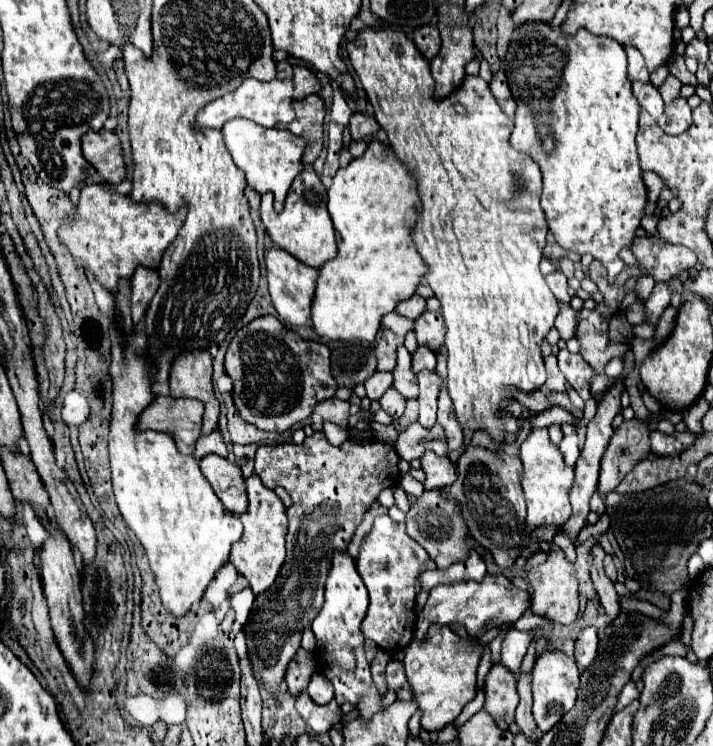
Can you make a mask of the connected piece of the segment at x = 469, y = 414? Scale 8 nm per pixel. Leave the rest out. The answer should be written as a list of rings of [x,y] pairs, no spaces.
[[[363,30],[357,34],[355,40],[351,40],[347,44],[349,50],[349,60],[353,70],[357,72],[367,98],[375,110],[375,120],[379,122],[379,126],[387,132],[391,148],[395,152],[395,156],[405,164],[405,168],[415,176],[417,180],[417,192],[421,198],[421,210],[417,216],[417,222],[413,226],[413,242],[417,246],[417,252],[423,258],[425,264],[425,274],[423,280],[431,286],[435,298],[441,302],[441,314],[445,318],[445,326],[447,326],[447,334],[445,334],[445,348],[447,348],[447,388],[449,388],[449,396],[453,400],[453,408],[457,414],[457,420],[461,426],[471,428],[471,430],[481,430],[485,428],[493,440],[501,442],[503,440],[503,424],[499,422],[499,402],[501,400],[511,400],[511,394],[507,390],[507,386],[515,386],[523,392],[531,392],[537,390],[539,386],[543,386],[547,374],[545,374],[545,366],[543,366],[543,356],[541,356],[541,342],[545,338],[545,334],[553,328],[553,322],[559,314],[559,302],[553,296],[553,292],[549,290],[541,270],[539,270],[539,262],[541,262],[541,252],[545,248],[547,242],[547,218],[545,212],[539,204],[541,200],[541,170],[537,168],[537,164],[525,154],[515,150],[509,144],[509,136],[513,132],[513,120],[499,108],[495,96],[489,90],[489,84],[485,80],[481,80],[479,76],[467,76],[463,80],[463,84],[447,98],[443,100],[435,100],[433,96],[433,88],[435,82],[431,78],[431,70],[429,64],[425,64],[427,60],[417,52],[413,40],[409,40],[403,32],[397,30]]]

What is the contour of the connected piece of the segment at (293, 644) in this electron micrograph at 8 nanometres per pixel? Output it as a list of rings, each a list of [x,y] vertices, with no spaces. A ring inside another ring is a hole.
[[[315,432],[303,444],[289,442],[257,448],[255,474],[267,488],[285,488],[293,500],[287,508],[287,560],[273,586],[255,598],[245,624],[249,660],[267,692],[277,694],[287,666],[301,646],[303,630],[323,608],[331,554],[337,550],[339,540],[341,544],[349,544],[355,526],[361,522],[363,512],[377,500],[377,494],[383,488],[395,486],[393,480],[399,480],[397,462],[399,454],[393,446],[377,440],[365,444],[347,440],[341,446],[333,446],[323,432]]]

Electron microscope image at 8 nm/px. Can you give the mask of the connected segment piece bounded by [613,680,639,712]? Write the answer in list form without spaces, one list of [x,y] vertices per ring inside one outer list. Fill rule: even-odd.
[[[631,680],[631,682],[621,690],[621,694],[619,694],[619,702],[617,702],[617,706],[615,706],[615,710],[613,710],[613,712],[623,710],[623,708],[625,708],[625,706],[629,706],[635,698],[639,698],[639,692],[637,692],[637,688],[635,688],[635,682]]]

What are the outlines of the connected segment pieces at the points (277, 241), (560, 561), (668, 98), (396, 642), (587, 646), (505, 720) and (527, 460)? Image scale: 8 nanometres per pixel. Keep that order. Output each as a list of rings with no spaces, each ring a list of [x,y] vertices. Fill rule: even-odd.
[[[303,170],[293,180],[283,212],[275,212],[273,196],[263,194],[263,198],[261,198],[261,220],[267,228],[267,234],[271,236],[273,244],[287,250],[289,254],[293,254],[297,260],[301,260],[307,266],[319,268],[329,258],[337,256],[335,230],[333,230],[331,216],[327,212],[327,190],[323,188],[315,170]]]
[[[557,544],[551,546],[547,562],[533,568],[527,578],[529,578],[529,584],[533,588],[533,592],[531,592],[531,610],[537,616],[549,618],[551,622],[559,622],[559,624],[573,624],[575,622],[575,618],[577,618],[577,600],[579,600],[577,576],[575,576],[573,564],[569,564],[565,560],[565,554],[561,552],[561,548]]]
[[[671,74],[667,76],[667,80],[661,84],[659,92],[661,92],[661,98],[665,104],[671,104],[673,102],[673,96],[677,96],[681,90],[681,82],[677,78],[673,78]]]
[[[387,514],[377,516],[371,532],[363,538],[355,560],[357,572],[369,590],[369,612],[363,620],[365,638],[373,640],[381,650],[395,652],[413,640],[415,630],[415,580],[421,572],[433,570],[431,556],[405,532],[405,524],[393,522]]]
[[[593,626],[579,632],[575,640],[575,660],[579,668],[587,668],[597,656],[597,630]]]
[[[495,664],[485,678],[485,704],[483,710],[493,716],[495,724],[505,730],[515,720],[515,708],[519,704],[515,674],[505,666]]]
[[[535,428],[521,444],[521,462],[523,462],[523,490],[527,500],[527,534],[541,526],[563,526],[569,516],[569,498],[567,492],[573,486],[573,468],[565,466],[559,448],[549,440],[547,428]]]

